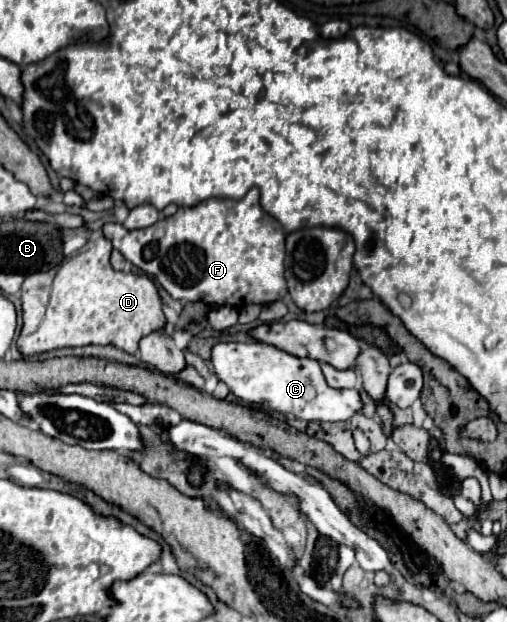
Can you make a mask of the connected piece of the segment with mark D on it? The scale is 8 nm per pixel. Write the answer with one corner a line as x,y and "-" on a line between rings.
98,235
84,251
60,265
44,321
24,325
20,331
16,345
22,355
38,355
60,347
82,347
92,343
112,343
126,353
136,353
140,337
164,327
166,319
156,285
146,275
114,271
110,253
112,243
104,235

